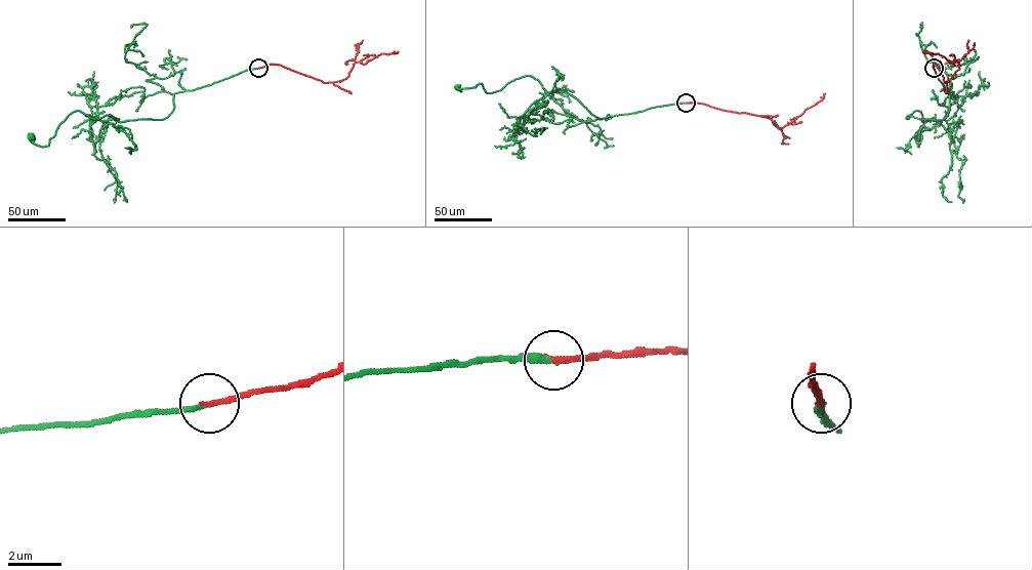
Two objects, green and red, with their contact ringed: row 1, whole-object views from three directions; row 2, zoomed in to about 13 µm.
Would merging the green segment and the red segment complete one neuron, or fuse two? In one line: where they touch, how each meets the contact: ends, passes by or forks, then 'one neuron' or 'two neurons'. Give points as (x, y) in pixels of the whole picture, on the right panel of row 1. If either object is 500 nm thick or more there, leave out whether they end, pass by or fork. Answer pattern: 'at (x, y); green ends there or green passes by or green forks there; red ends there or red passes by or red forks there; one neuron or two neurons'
at (934, 68); green ends there; red ends there; one neuron

